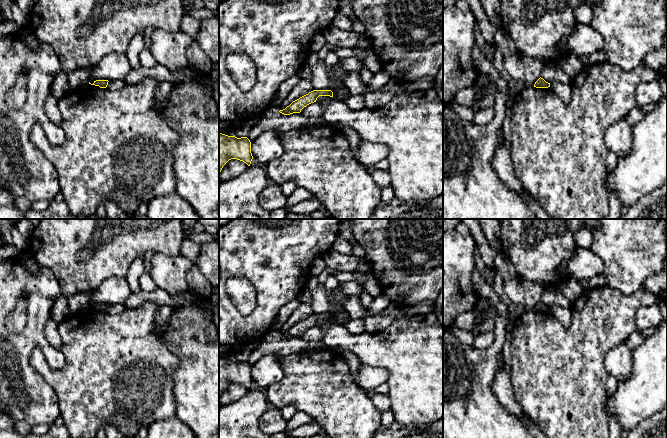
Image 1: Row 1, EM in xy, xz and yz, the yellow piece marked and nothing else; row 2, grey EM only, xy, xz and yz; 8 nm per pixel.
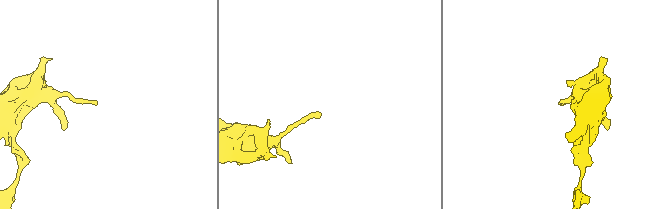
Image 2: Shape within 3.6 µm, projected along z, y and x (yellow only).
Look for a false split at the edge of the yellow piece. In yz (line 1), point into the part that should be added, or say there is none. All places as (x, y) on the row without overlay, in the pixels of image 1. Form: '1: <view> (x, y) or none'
1: none

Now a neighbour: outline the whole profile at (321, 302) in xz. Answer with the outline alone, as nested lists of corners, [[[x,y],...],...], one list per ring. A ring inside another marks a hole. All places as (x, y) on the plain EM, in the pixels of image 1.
[[[310,277],[306,283],[306,288],[311,293],[310,304],[314,314],[331,314],[333,321],[339,319],[344,323],[350,320],[345,309],[342,312],[333,309],[335,303],[343,306],[348,297],[347,294],[341,292],[340,286],[333,290],[333,298],[330,297],[329,291],[325,288],[324,284],[319,282],[317,277]]]

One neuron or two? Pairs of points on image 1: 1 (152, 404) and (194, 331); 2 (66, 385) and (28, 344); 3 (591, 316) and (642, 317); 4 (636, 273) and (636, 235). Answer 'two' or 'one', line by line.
1: two
2: two
3: two
4: one

